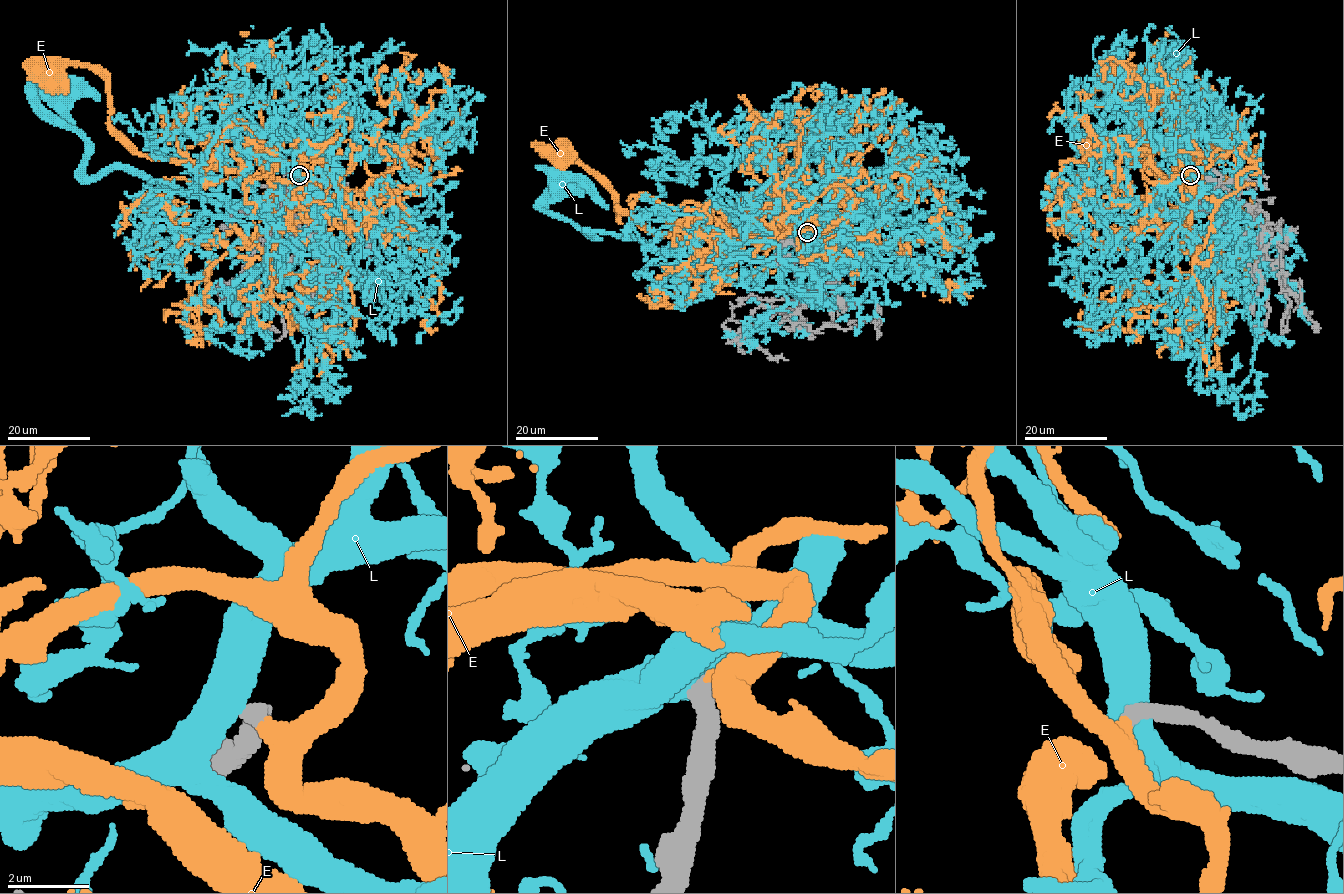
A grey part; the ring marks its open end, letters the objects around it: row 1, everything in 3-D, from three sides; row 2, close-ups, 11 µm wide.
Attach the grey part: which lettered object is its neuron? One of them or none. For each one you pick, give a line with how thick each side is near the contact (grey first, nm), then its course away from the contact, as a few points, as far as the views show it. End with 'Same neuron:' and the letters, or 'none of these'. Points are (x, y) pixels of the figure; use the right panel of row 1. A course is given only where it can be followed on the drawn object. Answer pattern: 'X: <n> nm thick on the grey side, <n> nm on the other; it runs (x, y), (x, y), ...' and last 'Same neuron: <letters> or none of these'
E: 380 nm thick on the grey side, 440 nm on the other; it runs (1190, 175), (1181, 162), (1198, 180), (1195, 161), (1172, 137), (1179, 102), (1136, 67), (1120, 65), (1113, 80)
Same neuron: E

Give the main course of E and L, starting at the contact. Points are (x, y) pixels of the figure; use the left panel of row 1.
E: (299, 175), (281, 162), (211, 180), (138, 155), (110, 130), (101, 75), (67, 65), (53, 80)
L: (298, 173), (238, 204), (261, 213), (214, 217), (199, 163), (217, 127), (145, 144), (167, 126), (157, 97)

